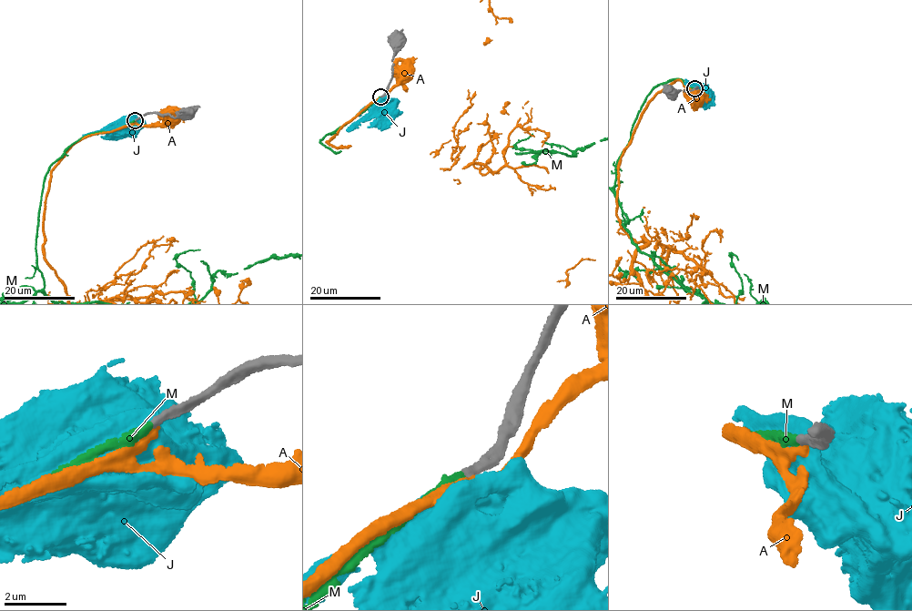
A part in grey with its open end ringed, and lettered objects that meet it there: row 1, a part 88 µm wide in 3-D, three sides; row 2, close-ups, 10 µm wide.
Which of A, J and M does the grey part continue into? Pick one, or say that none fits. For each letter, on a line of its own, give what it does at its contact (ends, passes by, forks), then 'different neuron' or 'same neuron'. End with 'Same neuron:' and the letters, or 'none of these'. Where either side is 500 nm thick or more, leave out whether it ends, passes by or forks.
A: it ends | different neuron
J: different neuron
M: it ends | same neuron
Same neuron: M

